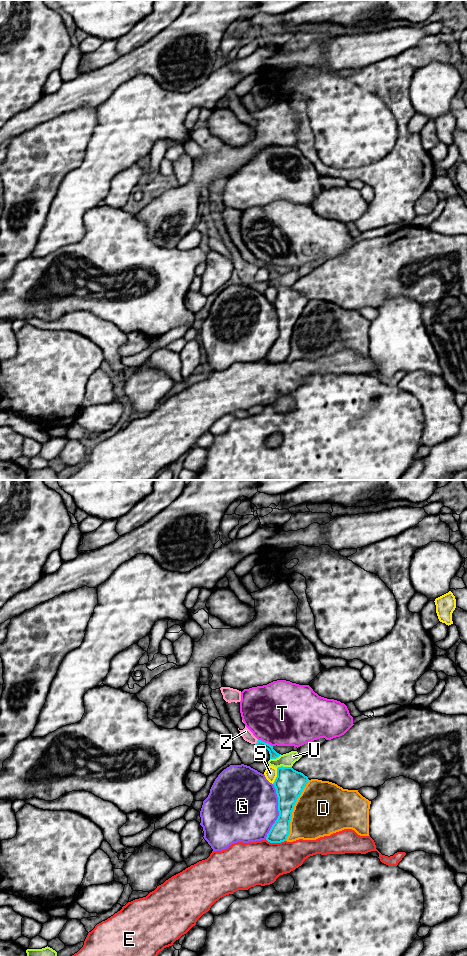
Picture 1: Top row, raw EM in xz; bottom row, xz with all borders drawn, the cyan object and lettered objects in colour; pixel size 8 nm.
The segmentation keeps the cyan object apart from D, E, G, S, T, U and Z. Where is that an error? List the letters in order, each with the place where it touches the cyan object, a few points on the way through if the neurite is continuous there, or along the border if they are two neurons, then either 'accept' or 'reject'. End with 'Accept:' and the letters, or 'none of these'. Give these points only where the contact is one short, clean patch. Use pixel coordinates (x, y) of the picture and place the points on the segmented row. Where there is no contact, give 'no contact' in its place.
D: xz (292, 810) | reject
E: xz (275, 842) | reject
G: xz (278, 810) | reject
S: xz (277, 776) | reject
T: xz (264, 742) | along xz (258, 739), (272, 746) | reject
U: xz (284, 767) | reject
Z: xz (257, 742) | along xz (258, 740), (255, 744) | reject
Accept: none of these

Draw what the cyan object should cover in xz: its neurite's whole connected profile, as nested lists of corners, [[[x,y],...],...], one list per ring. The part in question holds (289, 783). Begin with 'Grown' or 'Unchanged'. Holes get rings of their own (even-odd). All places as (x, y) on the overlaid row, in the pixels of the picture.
Unchanged. [[[292,767],[277,768],[273,785],[278,797],[279,816],[267,834],[268,842],[281,843],[287,840],[294,805],[308,781],[307,776]]]

